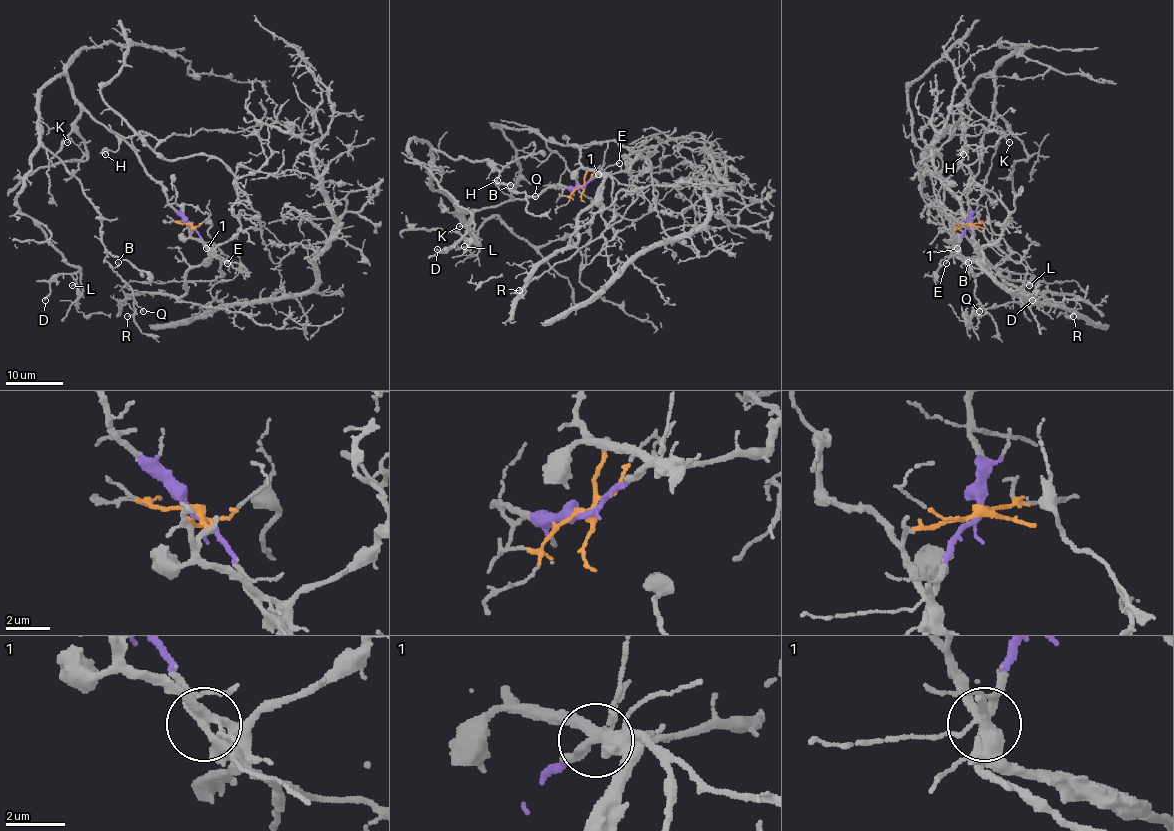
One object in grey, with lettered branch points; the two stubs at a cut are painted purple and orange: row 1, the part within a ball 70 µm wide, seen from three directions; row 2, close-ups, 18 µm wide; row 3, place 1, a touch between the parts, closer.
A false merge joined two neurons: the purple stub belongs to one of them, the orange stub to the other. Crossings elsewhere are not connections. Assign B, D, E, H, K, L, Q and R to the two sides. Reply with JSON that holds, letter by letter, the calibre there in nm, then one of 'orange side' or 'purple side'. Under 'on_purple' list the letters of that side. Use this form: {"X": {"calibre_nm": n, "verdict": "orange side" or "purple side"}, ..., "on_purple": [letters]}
{"B": {"calibre_nm": 110, "verdict": "purple side"}, "D": {"calibre_nm": 170, "verdict": "purple side"}, "E": {"calibre_nm": 110, "verdict": "purple side"}, "H": {"calibre_nm": 200, "verdict": "purple side"}, "K": {"calibre_nm": 120, "verdict": "purple side"}, "L": {"calibre_nm": 140, "verdict": "purple side"}, "Q": {"calibre_nm": 130, "verdict": "purple side"}, "R": {"calibre_nm": 110, "verdict": "orange side"}, "on_purple": ["B", "D", "E", "H", "K", "L", "Q"]}

